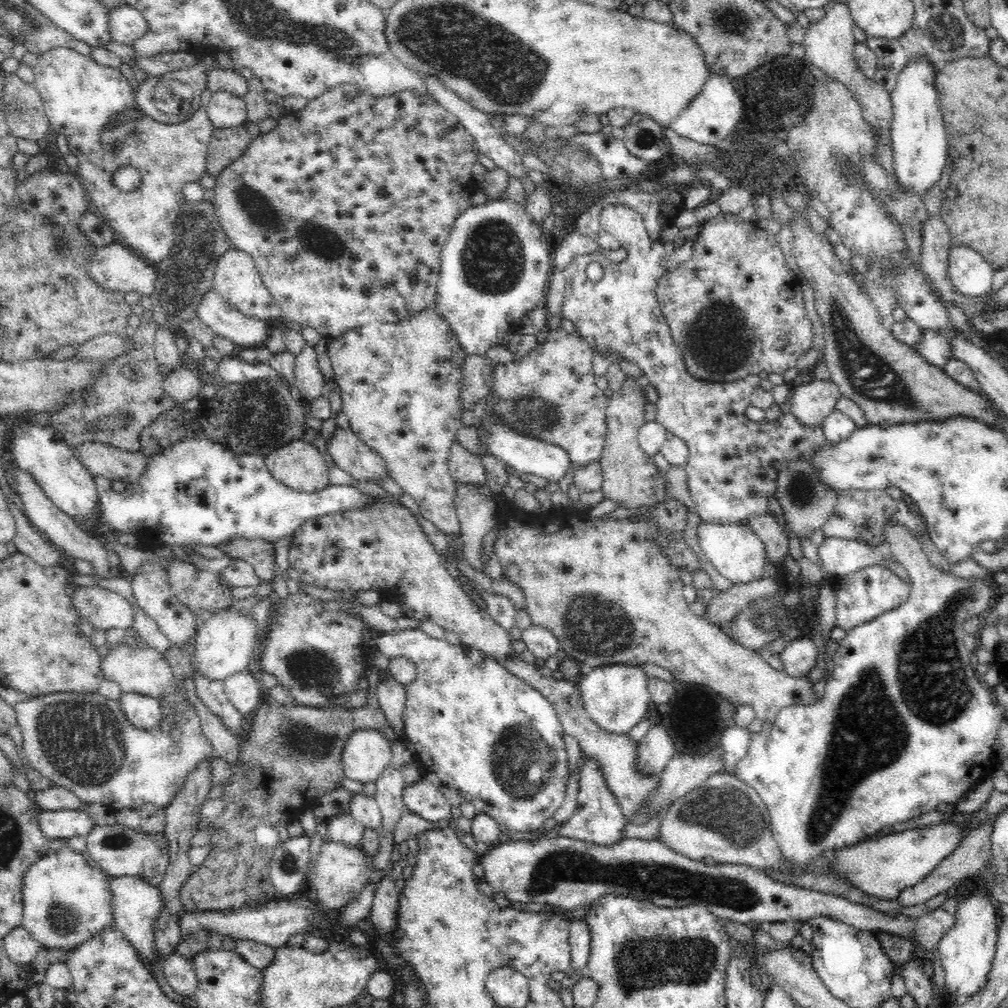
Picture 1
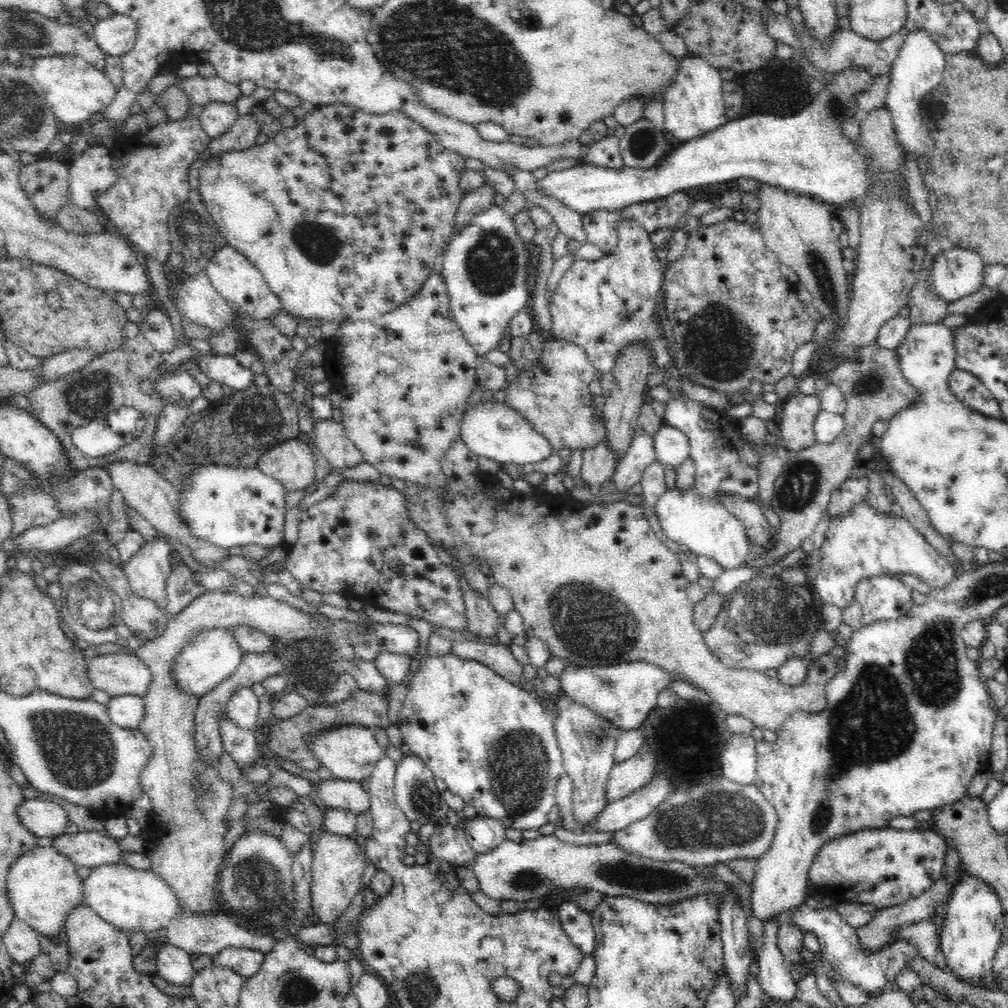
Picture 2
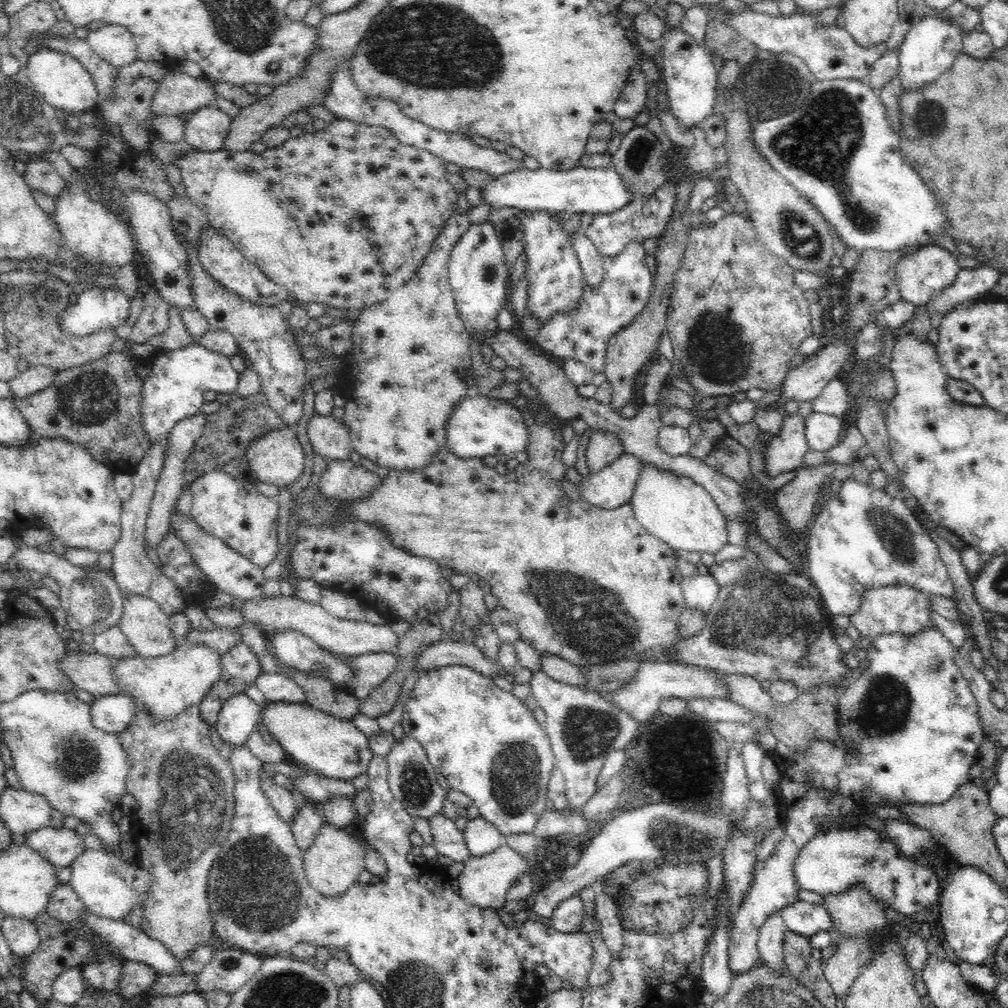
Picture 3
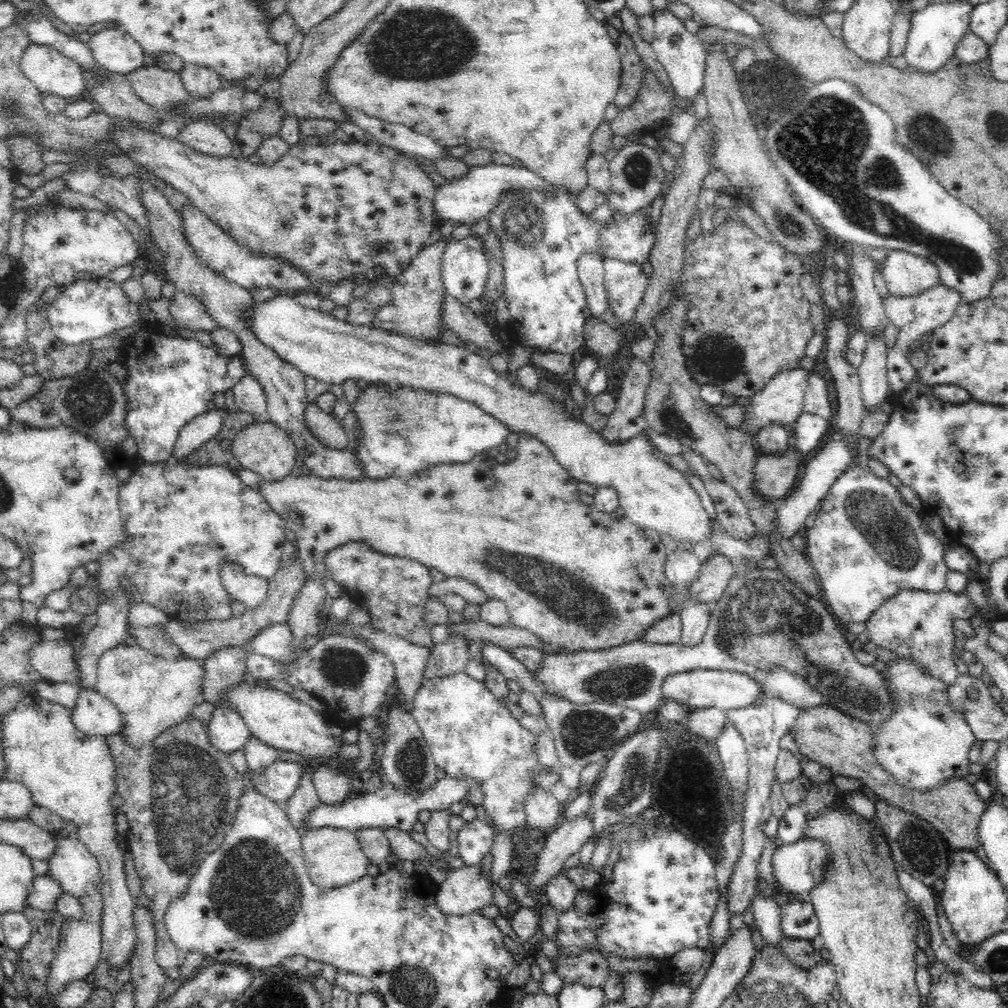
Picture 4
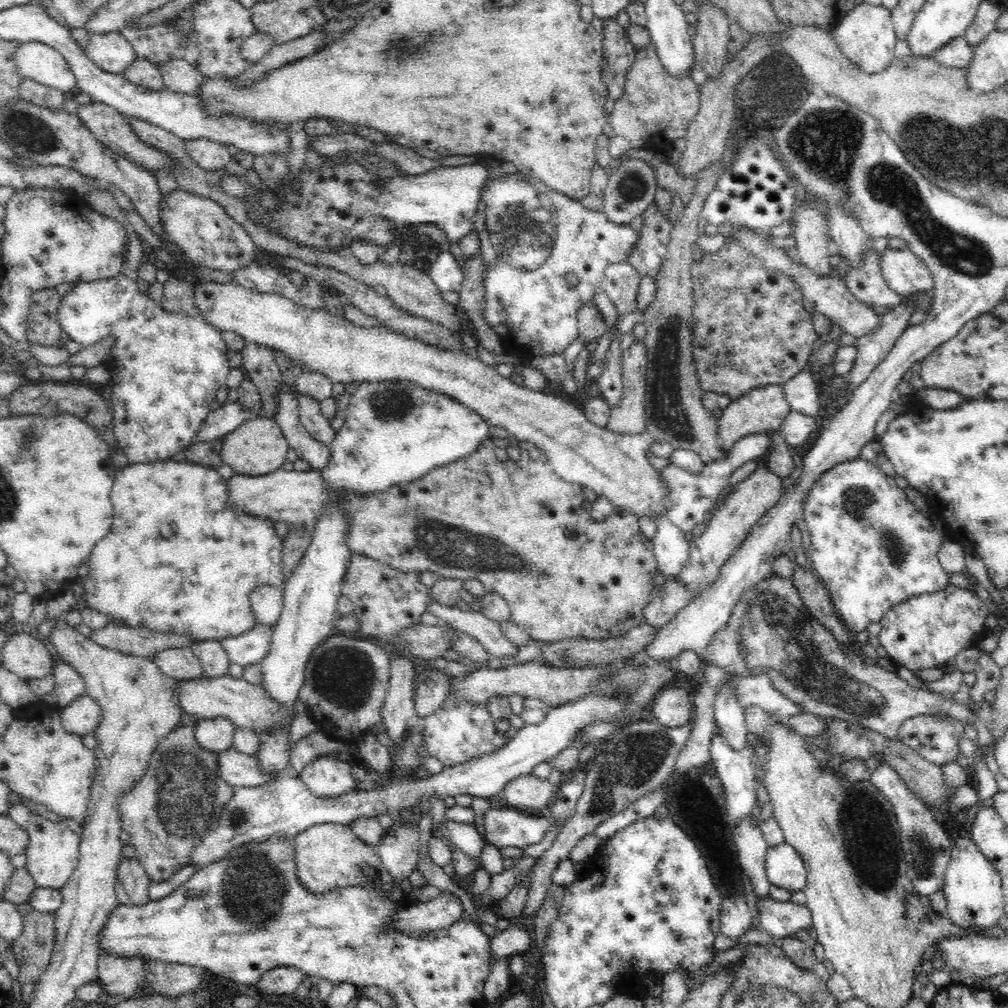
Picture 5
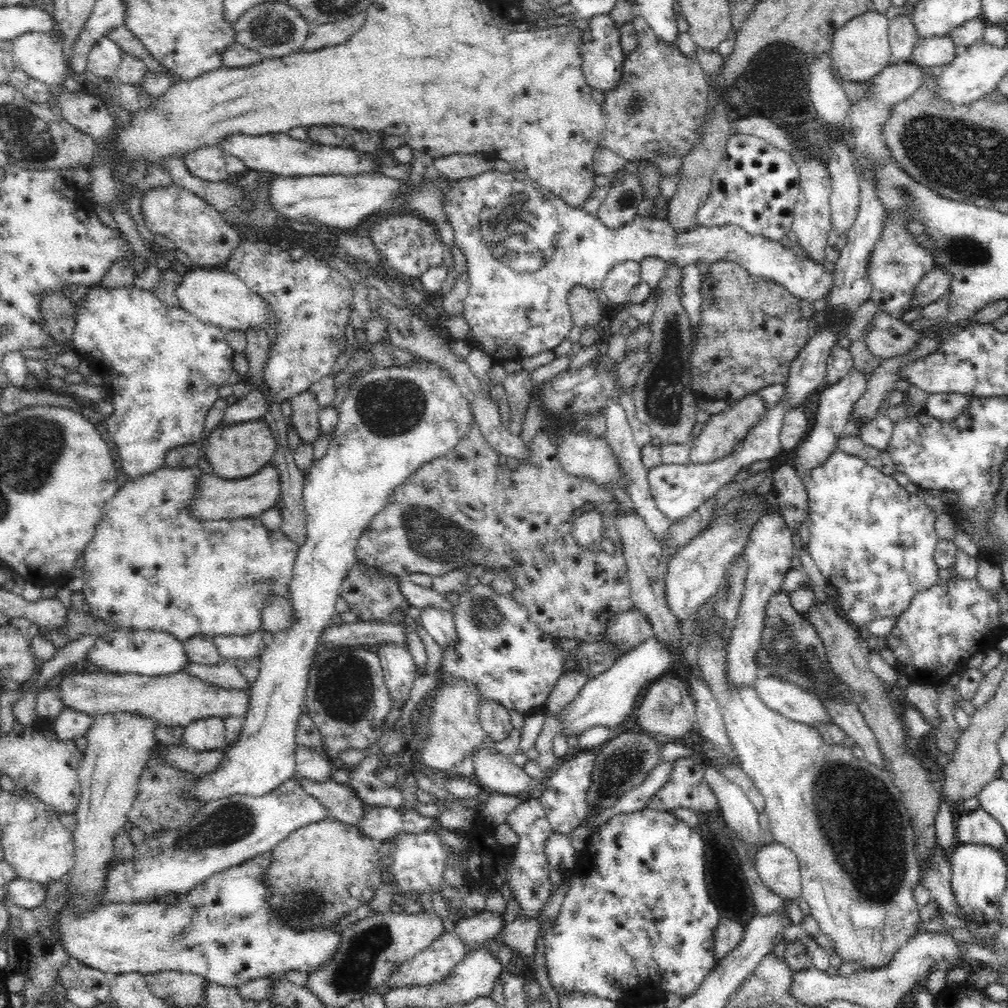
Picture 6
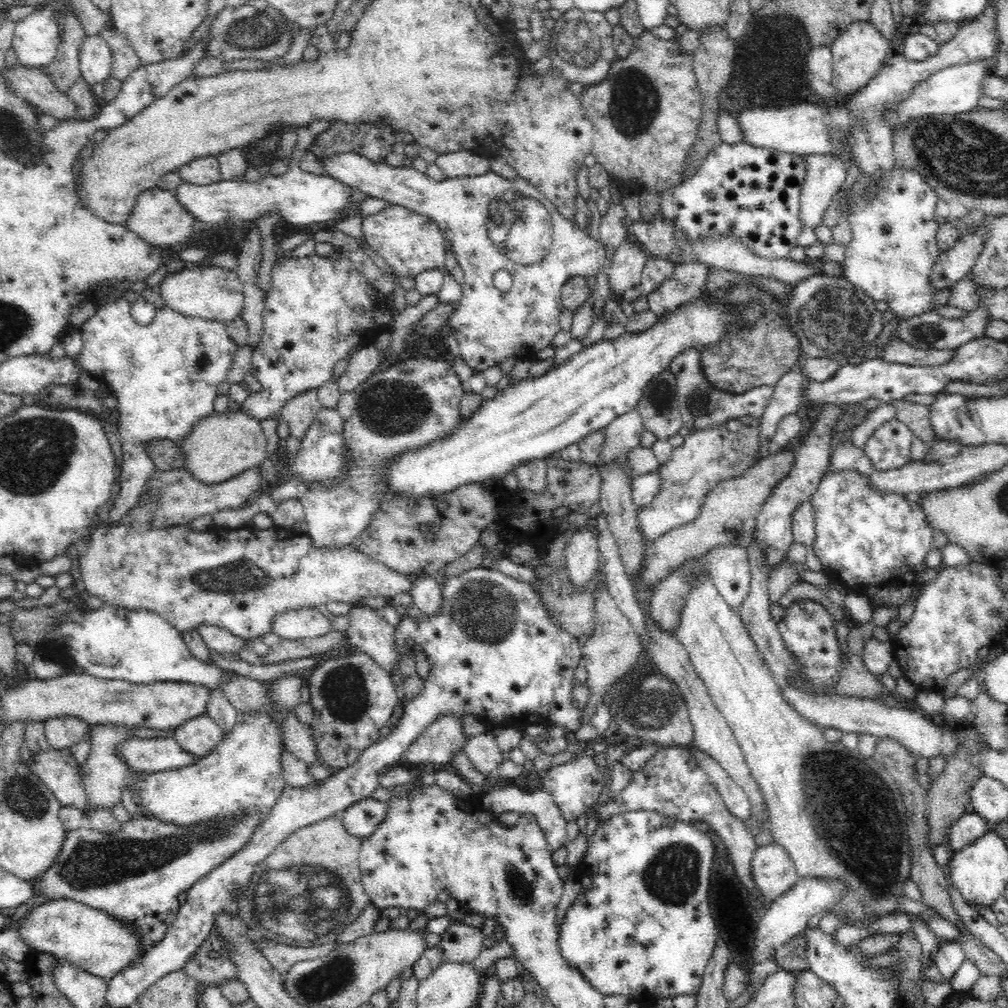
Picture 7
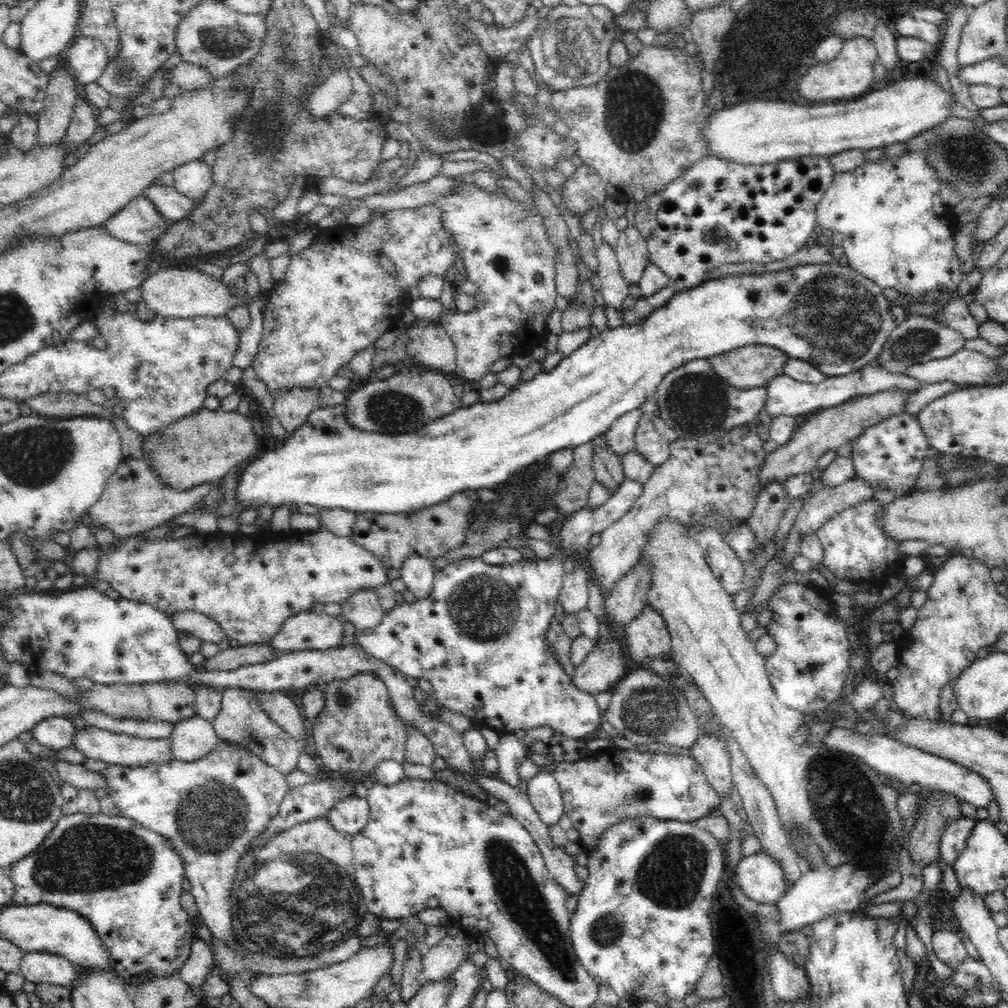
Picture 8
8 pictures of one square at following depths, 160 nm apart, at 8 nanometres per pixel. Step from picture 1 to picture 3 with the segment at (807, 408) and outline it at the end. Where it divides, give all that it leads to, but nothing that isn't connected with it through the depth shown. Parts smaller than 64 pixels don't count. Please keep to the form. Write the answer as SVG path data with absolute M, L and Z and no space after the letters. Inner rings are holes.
M797 413L788 414L782 420L778 434L767 441L763 470L776 478L784 472L794 471L803 464L803 456L810 450L806 440L805 419Z

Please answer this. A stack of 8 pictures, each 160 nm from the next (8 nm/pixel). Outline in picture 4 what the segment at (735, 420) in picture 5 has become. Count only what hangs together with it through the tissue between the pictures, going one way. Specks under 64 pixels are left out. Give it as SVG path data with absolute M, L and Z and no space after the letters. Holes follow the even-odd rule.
M800 367L794 370L779 372L766 386L756 394L753 394L748 404L747 415L744 413L744 422L739 426L739 430L748 434L758 434L766 424L788 424L792 425L797 416L803 412L808 390L809 381L808 371Z

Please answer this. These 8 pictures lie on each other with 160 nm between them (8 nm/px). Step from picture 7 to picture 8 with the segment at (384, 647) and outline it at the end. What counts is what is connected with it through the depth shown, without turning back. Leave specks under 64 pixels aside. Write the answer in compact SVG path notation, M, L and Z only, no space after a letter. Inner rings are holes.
M360 589L354 592L354 596L350 596L341 606L341 615L354 624L357 630L378 628L387 613L382 609L374 589Z

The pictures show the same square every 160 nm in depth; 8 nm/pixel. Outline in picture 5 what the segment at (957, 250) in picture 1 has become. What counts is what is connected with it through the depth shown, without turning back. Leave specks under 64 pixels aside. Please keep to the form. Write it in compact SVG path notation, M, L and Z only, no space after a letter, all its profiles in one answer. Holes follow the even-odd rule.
M886 247L880 256L881 274L886 284L900 297L933 288L933 276L929 267L909 248Z

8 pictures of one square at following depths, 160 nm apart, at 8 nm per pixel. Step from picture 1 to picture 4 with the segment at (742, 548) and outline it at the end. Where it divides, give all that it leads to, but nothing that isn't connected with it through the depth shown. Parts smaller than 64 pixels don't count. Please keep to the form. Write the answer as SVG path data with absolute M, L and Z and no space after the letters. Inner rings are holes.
M280 294L258 304L258 308L248 318L248 325L266 345L277 352L278 356L293 364L305 376L324 381L330 386L342 385L346 380L366 380L369 384L374 384L378 380L396 380L398 384L416 385L418 388L432 389L434 392L473 402L504 422L510 429L510 433L512 431L518 434L528 432L540 437L552 449L558 463L564 465L569 475L577 481L594 484L597 488L600 486L615 488L618 493L619 506L634 524L655 531L658 535L668 534L676 542L684 540L691 544L704 540L710 534L712 520L702 507L698 493L690 487L690 483L686 481L682 472L654 454L653 444L650 443L646 431L628 440L610 443L583 420L575 420L570 412L566 412L561 402L553 400L540 391L529 391L519 386L517 382L510 382L506 379L506 374L492 369L492 360L486 360L464 347L442 342L438 344L419 342L419 340L375 330L370 325L350 325L346 320L336 319L330 312L301 306L294 294Z

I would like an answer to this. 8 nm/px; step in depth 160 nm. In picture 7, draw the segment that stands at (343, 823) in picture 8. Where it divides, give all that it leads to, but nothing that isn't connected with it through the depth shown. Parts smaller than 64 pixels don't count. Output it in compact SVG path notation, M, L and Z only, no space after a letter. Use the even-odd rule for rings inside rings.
M376 799L359 800L345 808L339 817L345 829L355 837L370 836L385 819L387 806Z

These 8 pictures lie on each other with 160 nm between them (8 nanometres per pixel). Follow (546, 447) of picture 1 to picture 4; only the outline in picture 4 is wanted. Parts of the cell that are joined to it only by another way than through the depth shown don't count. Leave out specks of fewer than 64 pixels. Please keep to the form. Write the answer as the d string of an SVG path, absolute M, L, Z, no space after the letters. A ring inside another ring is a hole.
M368 385L356 400L354 412L362 433L357 434L356 448L346 448L346 450L353 450L357 459L364 465L368 478L391 475L406 477L434 464L465 463L472 460L474 456L499 446L510 434L510 429L504 422L473 402L445 394L430 396L422 391L412 391L408 388L402 390L400 395L398 401L392 401L383 394L383 388Z

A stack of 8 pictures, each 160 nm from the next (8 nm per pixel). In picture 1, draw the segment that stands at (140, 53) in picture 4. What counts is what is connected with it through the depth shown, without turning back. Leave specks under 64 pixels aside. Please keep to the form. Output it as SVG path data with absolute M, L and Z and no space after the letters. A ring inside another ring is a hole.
M122 5L111 9L109 14L109 35L118 44L132 45L134 41L148 32L149 24L136 8Z

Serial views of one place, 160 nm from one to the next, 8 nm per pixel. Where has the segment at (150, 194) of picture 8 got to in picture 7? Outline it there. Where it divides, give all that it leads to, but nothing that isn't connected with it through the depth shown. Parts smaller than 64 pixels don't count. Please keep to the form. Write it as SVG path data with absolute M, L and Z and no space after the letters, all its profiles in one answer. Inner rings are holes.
M329 120L314 121L307 129L297 130L297 145L293 149L288 172L274 176L262 174L262 179L254 184L244 178L242 181L224 181L207 186L195 186L182 182L176 188L176 197L196 220L208 222L210 226L220 224L234 224L260 218L264 214L277 211L281 220L297 226L310 226L316 222L325 222L332 226L342 221L346 207L351 204L348 200L354 194L354 188L340 183L330 175L314 175L301 170L301 157L306 150L310 150L315 137L325 132L333 122Z

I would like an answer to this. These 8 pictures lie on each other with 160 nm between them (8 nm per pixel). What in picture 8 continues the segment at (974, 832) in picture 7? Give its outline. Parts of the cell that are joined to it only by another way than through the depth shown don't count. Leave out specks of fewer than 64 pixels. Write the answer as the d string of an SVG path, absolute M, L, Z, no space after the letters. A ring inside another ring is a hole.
M962 815L947 824L946 830L940 837L938 861L942 862L942 864L948 864L948 866L954 864L958 855L966 846L967 838L973 831L976 820L976 817L972 819Z

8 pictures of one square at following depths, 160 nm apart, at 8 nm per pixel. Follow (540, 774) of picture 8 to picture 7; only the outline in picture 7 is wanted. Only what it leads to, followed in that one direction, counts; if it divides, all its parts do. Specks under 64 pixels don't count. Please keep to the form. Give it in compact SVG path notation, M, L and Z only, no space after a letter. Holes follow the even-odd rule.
M506 786L494 788L492 792L486 794L479 794L479 805L485 810L492 811L496 816L502 814L502 812L520 812L520 814L531 814L536 817L537 823L540 825L542 832L547 838L549 848L551 850L560 848L562 845L567 846L568 835L566 835L567 820L562 816L560 807L554 803L552 799L552 793L546 791L544 786L534 788L534 790L528 788L522 788L520 786Z

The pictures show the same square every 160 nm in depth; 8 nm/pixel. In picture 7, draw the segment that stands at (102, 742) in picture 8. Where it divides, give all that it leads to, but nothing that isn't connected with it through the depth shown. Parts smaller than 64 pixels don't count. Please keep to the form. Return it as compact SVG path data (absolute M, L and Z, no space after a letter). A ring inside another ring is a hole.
M132 738L118 746L116 754L133 770L164 772L184 768L200 757L186 753L174 738Z

